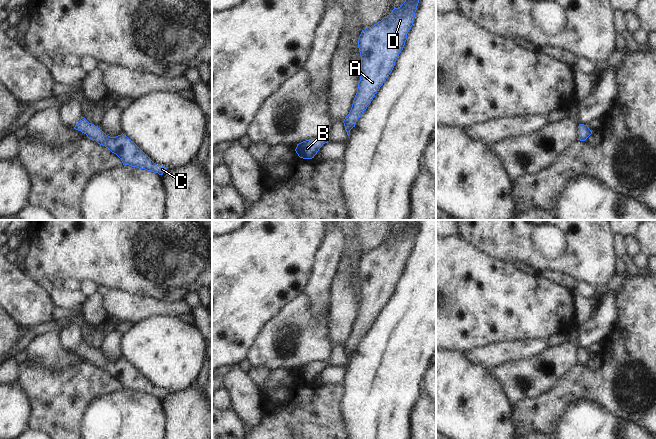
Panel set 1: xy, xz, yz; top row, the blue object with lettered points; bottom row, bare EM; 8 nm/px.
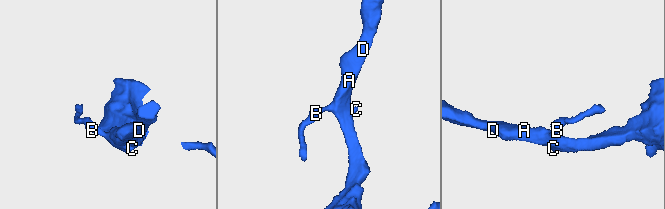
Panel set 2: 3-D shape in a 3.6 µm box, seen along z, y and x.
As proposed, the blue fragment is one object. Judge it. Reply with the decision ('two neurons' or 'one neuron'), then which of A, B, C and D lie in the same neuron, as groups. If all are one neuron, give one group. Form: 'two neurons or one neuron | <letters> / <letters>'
one neuron | A B C D

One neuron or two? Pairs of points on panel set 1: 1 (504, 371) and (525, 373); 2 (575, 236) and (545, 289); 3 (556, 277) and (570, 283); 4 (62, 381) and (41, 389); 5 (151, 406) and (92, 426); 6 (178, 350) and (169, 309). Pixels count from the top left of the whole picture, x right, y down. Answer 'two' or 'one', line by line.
1: one
2: two
3: one
4: one
5: one
6: two

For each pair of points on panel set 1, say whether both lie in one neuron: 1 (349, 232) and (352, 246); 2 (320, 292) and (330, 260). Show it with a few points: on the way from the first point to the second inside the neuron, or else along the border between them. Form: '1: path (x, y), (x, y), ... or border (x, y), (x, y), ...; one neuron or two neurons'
1: path (351, 235), (352, 243); one neuron
2: path (320, 284), (324, 268); one neuron

